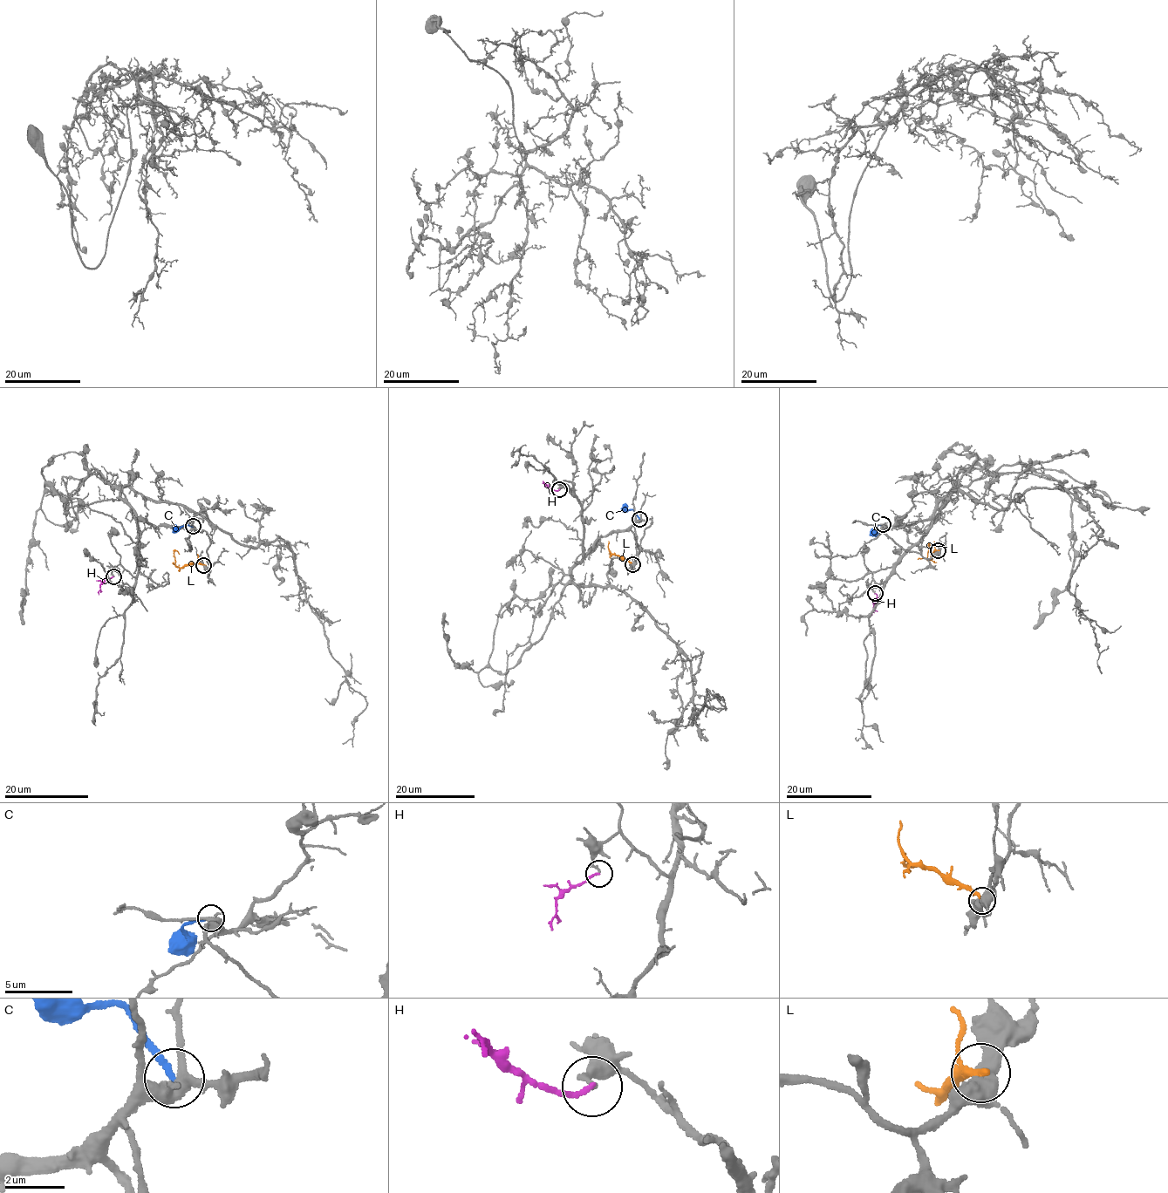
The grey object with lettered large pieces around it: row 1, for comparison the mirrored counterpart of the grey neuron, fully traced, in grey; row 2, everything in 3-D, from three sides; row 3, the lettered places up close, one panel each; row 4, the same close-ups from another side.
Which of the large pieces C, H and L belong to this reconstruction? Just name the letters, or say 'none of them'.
none of them

